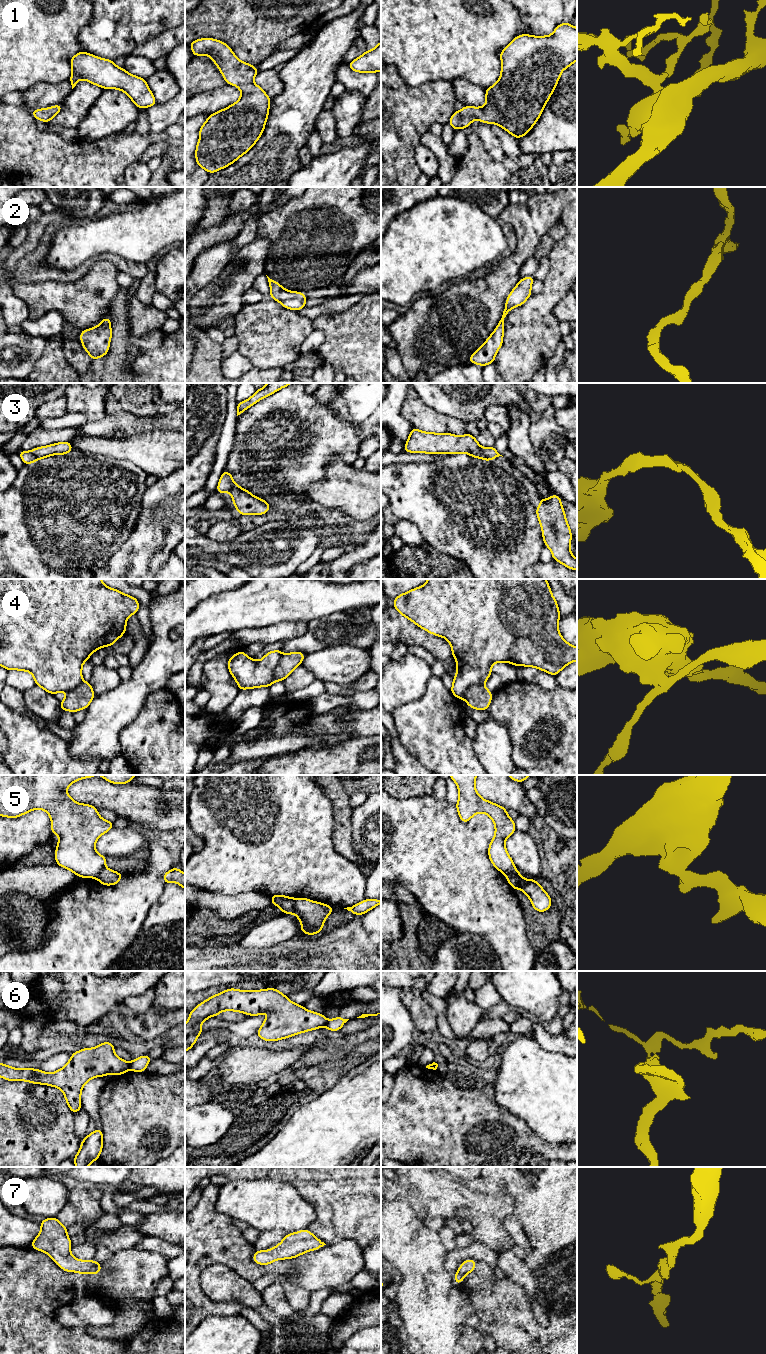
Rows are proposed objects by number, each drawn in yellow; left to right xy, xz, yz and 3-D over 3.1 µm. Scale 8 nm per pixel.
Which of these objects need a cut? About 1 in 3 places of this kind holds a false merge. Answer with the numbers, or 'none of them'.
4, 5, 6

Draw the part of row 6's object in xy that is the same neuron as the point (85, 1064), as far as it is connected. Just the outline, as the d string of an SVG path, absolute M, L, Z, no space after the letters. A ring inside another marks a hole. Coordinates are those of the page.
M103 1042L94 1048L84 1048L71 1054L68 1063L61 1069L46 1073L39 1069L17 1069L0 1063L0 1077L8 1081L28 1081L34 1084L43 1084L59 1088L65 1097L70 1110L75 1115L81 1108L81 1091L84 1085L94 1077L105 1075L122 1075L130 1070L130 1063L116 1056L112 1042Z

